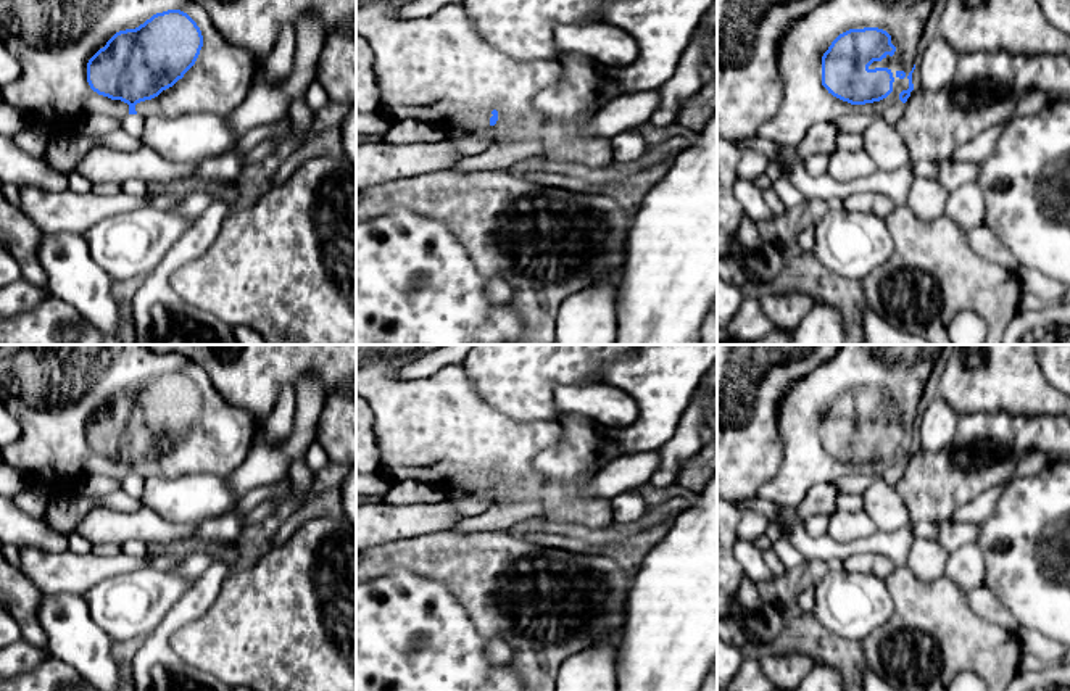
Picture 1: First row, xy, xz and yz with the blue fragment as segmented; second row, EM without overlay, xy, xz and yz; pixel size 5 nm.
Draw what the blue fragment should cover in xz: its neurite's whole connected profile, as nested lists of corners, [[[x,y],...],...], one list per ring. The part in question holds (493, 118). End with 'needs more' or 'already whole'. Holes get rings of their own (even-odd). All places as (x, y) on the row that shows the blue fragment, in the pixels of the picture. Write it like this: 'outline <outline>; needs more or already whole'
outline [[[356,0],[356,35],[361,35],[372,50],[379,85],[377,111],[392,124],[414,119],[446,127],[451,122],[464,124],[471,135],[487,135],[495,145],[541,143],[538,158],[570,161],[595,169],[614,163],[611,139],[590,137],[587,126],[595,113],[582,114],[575,121],[551,121],[540,114],[532,101],[537,93],[561,79],[561,64],[550,60],[514,60],[490,45],[467,19],[461,5],[446,5],[430,16],[400,18],[401,6],[413,0]]]; needs more

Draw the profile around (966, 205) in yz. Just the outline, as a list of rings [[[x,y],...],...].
[[[968,182],[949,193],[944,216],[960,229],[970,230],[985,226],[986,203],[977,182]]]

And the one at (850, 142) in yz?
[[[838,134],[836,135],[836,150],[846,150],[846,151],[854,151],[854,150],[862,150],[864,142],[862,142],[862,134]]]

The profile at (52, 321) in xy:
[[[47,292],[31,311],[0,319],[0,345],[119,345]]]

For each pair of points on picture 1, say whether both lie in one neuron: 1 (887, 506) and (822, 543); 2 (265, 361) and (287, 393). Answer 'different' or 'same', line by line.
1: different
2: different

